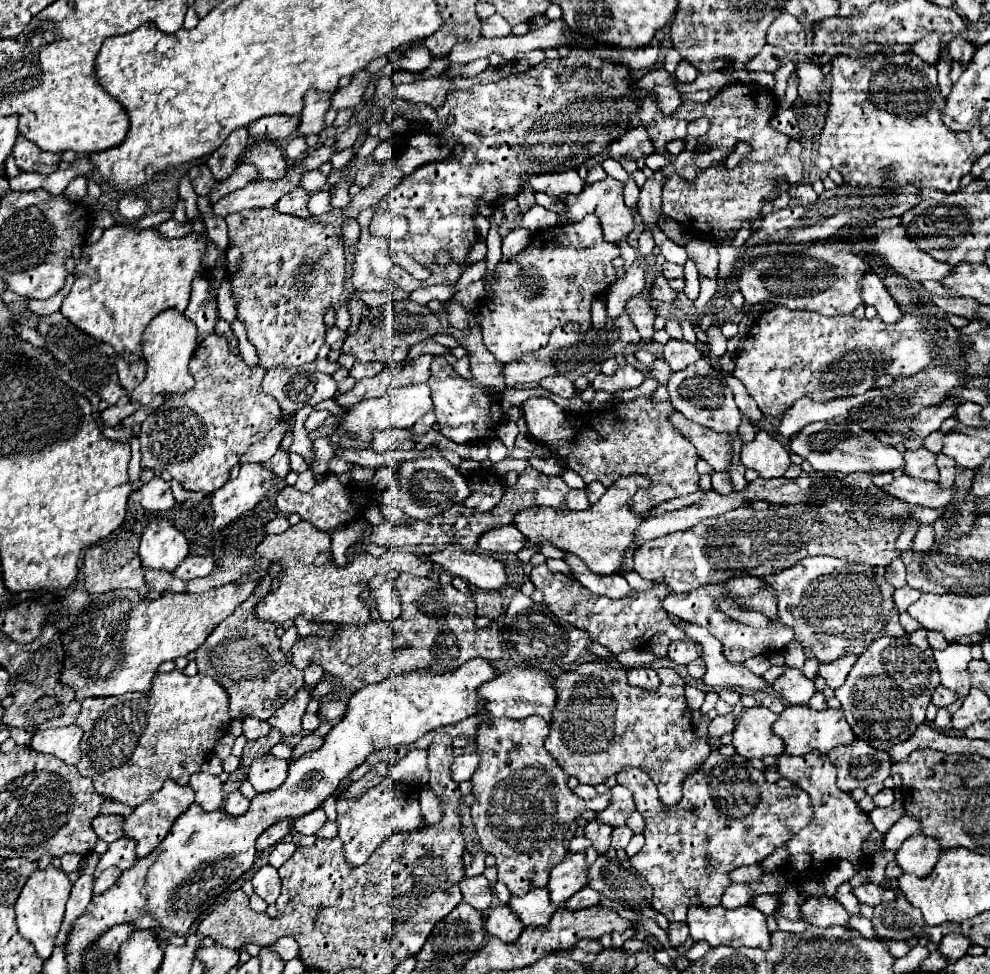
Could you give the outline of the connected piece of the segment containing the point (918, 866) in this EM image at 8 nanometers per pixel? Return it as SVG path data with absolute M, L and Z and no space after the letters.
M914 834L896 852L896 862L904 872L912 872L918 878L924 878L936 866L940 852L942 852L942 846L940 842L934 840L934 836Z

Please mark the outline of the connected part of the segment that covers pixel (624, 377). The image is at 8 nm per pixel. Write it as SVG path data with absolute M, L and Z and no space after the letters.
M624 366L620 368L614 376L606 376L606 374L598 374L592 380L592 388L594 390L606 390L612 394L620 394L628 388L636 388L644 382L644 374L636 368L636 366Z

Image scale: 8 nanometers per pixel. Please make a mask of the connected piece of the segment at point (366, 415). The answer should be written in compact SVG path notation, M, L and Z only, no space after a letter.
M414 384L414 386L404 386L404 388L390 388L384 396L380 398L370 398L364 402L358 402L352 406L346 414L336 432L330 436L330 442L334 446L340 446L342 434L352 434L356 438L358 448L370 448L372 446L372 432L376 430L386 430L386 428L412 428L420 416L424 416L432 408L430 400L430 388L428 384Z

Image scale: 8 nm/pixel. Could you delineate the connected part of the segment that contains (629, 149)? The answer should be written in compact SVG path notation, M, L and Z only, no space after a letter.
M644 126L626 132L620 140L610 144L610 154L612 154L614 160L620 160L622 156L638 160L638 158L646 158L646 156L650 156L654 152L656 150L654 150L652 140L650 140L650 136L648 136Z

